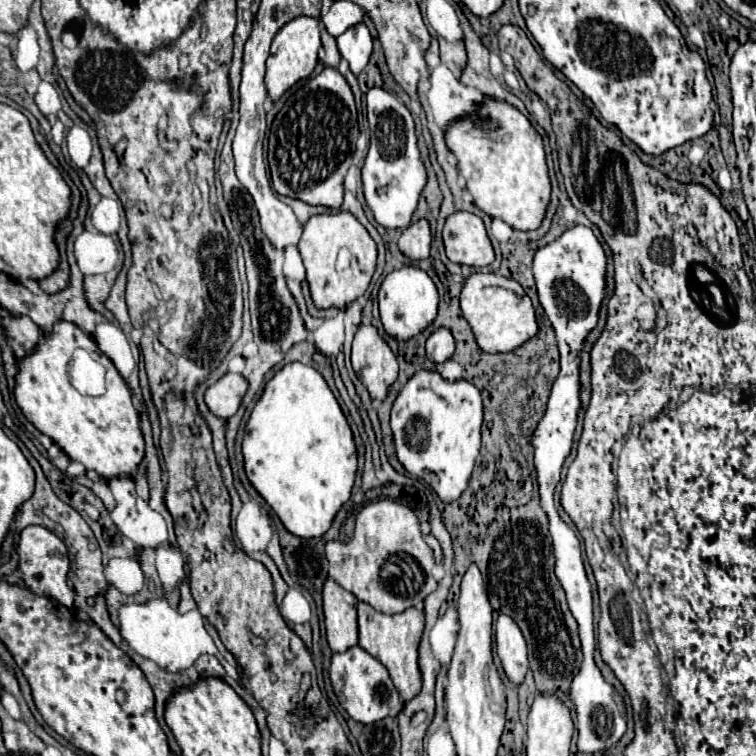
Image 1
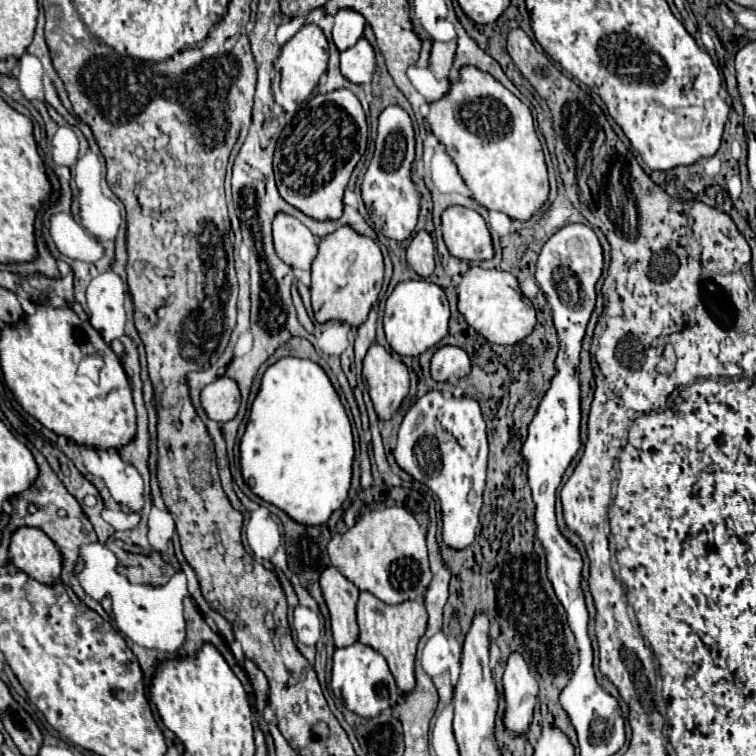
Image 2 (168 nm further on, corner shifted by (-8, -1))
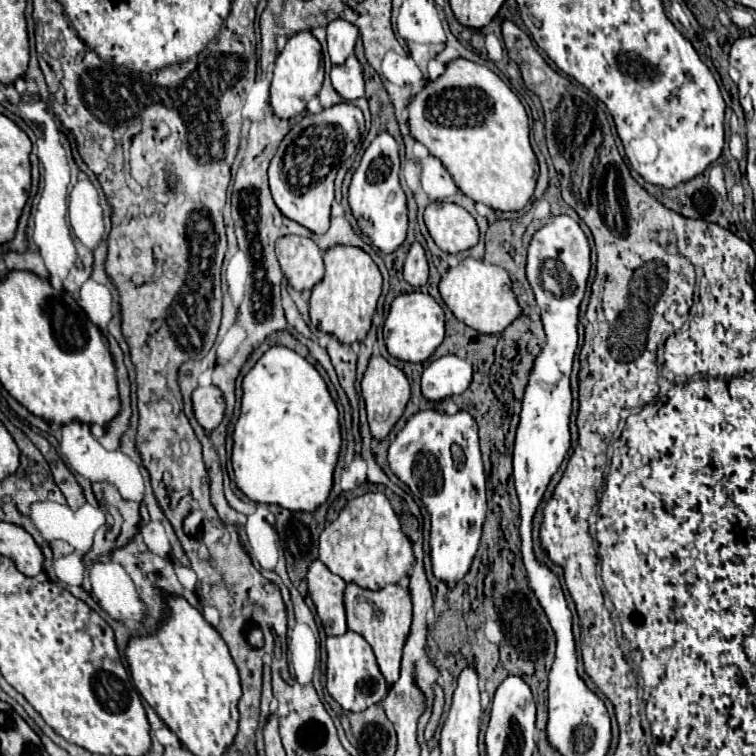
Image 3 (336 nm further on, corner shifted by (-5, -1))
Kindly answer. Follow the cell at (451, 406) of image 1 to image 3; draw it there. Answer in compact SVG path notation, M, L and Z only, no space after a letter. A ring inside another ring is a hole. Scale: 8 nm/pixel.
M426 409L412 415L390 445L388 463L392 473L410 487L412 495L420 497L430 513L432 573L436 579L444 581L448 589L452 589L470 571L486 519L486 475L474 417L466 411L446 415L444 411L436 409ZM452 445L462 449L466 465L454 465L450 453Z

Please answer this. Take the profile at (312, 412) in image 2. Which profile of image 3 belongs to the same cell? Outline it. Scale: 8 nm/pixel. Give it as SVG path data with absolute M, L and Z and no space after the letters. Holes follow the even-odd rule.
M270 347L242 377L240 417L232 441L234 481L250 501L314 511L328 499L342 443L338 409L320 373L296 351Z

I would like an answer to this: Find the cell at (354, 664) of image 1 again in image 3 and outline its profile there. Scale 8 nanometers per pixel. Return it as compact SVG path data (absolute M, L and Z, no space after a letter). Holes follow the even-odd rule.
M346 631L344 635L338 637L328 637L326 639L326 651L328 651L328 661L326 661L326 689L342 705L346 711L364 711L370 705L382 701L388 693L388 685L376 665L376 657L372 653L372 647L364 637L360 637L354 631Z

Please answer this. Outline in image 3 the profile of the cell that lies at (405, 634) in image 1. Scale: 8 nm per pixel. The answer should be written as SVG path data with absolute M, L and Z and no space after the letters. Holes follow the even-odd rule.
M348 583L344 589L344 607L348 629L360 633L370 643L386 683L388 685L396 683L396 677L400 677L402 647L412 623L412 603L408 591L402 589L400 585L386 585L380 591L370 591L354 583Z

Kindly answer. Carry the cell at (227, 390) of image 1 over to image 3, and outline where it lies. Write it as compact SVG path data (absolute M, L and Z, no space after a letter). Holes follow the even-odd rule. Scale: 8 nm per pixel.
M208 385L208 387L198 387L192 393L192 409L196 421L204 427L206 433L216 429L224 417L224 397L218 387Z

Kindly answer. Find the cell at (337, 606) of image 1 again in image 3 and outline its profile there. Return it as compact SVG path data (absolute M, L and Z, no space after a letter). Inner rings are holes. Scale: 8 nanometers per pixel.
M318 559L312 561L312 565L308 567L306 583L316 613L322 619L326 635L344 635L348 631L344 601L342 601L346 583L338 575L330 573L330 569Z

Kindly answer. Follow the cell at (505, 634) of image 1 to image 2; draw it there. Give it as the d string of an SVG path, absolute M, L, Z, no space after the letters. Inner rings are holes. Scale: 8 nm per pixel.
M513 651L505 665L505 725L515 733L525 733L537 701L537 681L519 651Z

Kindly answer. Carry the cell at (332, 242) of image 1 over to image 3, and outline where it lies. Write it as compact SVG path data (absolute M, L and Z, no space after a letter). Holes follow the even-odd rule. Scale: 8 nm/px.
M332 247L324 253L326 275L310 297L310 321L324 333L334 335L340 343L352 345L366 339L370 331L376 303L382 292L382 275L376 263L356 247Z

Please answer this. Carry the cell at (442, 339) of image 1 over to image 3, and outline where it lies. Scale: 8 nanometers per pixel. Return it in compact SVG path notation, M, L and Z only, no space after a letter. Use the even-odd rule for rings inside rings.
M446 355L432 361L422 373L422 395L438 403L446 397L460 395L472 381L472 365L456 355Z

